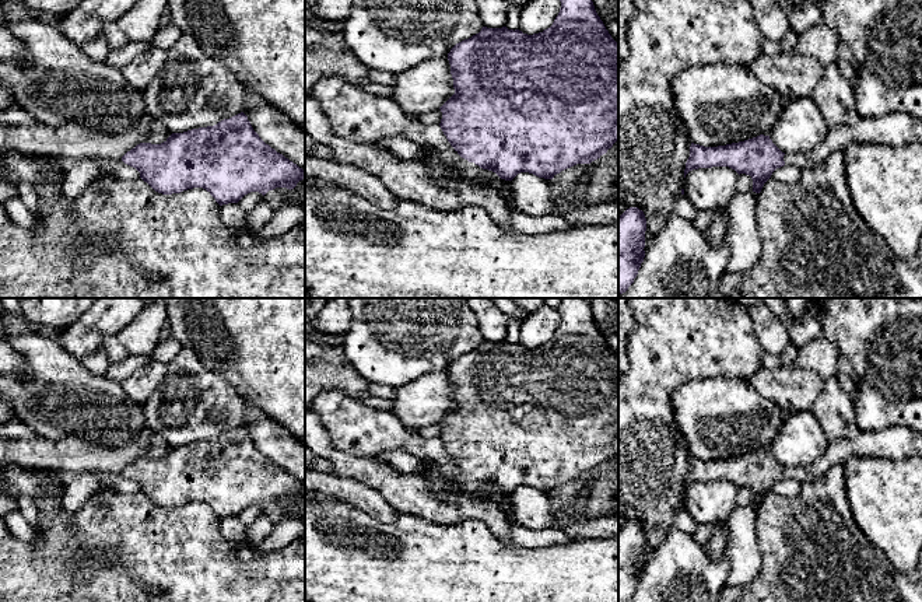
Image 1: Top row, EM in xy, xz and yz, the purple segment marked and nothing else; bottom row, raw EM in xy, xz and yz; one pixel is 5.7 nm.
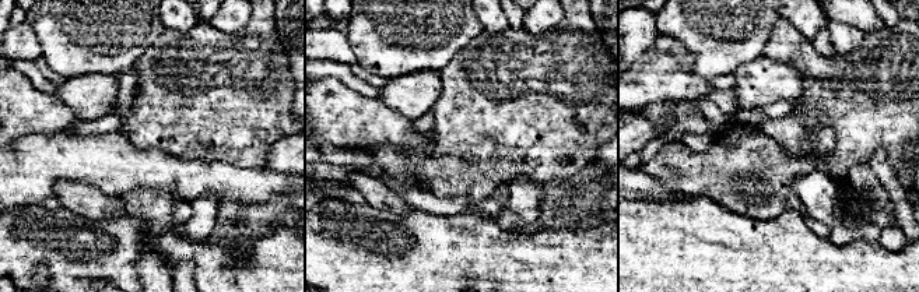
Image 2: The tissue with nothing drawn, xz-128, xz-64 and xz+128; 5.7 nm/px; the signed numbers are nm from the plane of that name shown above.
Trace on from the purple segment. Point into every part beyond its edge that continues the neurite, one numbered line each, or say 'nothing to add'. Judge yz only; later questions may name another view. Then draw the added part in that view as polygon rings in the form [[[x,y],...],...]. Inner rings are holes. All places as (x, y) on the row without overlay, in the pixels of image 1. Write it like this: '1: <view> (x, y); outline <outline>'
1: yz (896, 443); outline [[[891,426],[877,431],[859,431],[853,438],[830,442],[827,451],[813,465],[785,466],[783,475],[786,480],[796,480],[803,484],[818,480],[832,465],[844,465],[851,456],[879,456],[901,461],[912,455],[922,458],[922,434],[904,426]]]
2: yz (742, 552); outline [[[736,507],[725,521],[728,538],[725,557],[730,567],[726,585],[742,587],[751,582],[760,573],[761,557],[756,533],[757,507]]]

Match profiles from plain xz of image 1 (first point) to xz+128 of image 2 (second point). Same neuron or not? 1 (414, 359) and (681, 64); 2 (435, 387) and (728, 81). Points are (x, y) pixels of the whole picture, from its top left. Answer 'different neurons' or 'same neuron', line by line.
1: different neurons
2: different neurons

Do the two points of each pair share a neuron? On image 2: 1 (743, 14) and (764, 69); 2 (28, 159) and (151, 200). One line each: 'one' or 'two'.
1: two
2: two

